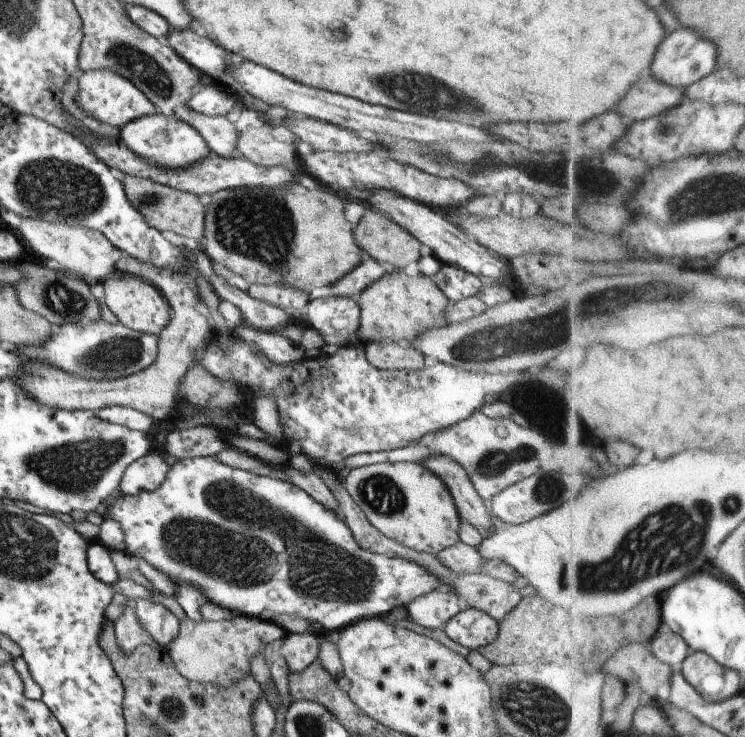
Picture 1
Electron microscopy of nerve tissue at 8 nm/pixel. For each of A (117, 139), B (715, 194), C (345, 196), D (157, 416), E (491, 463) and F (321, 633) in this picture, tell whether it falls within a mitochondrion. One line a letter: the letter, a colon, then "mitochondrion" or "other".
A: other
B: mitochondrion
C: other
D: other
E: mitochondrion
F: other

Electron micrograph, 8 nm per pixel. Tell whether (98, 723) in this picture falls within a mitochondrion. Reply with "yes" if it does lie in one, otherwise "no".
no

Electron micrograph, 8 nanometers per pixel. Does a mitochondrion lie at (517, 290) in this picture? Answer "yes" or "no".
no

